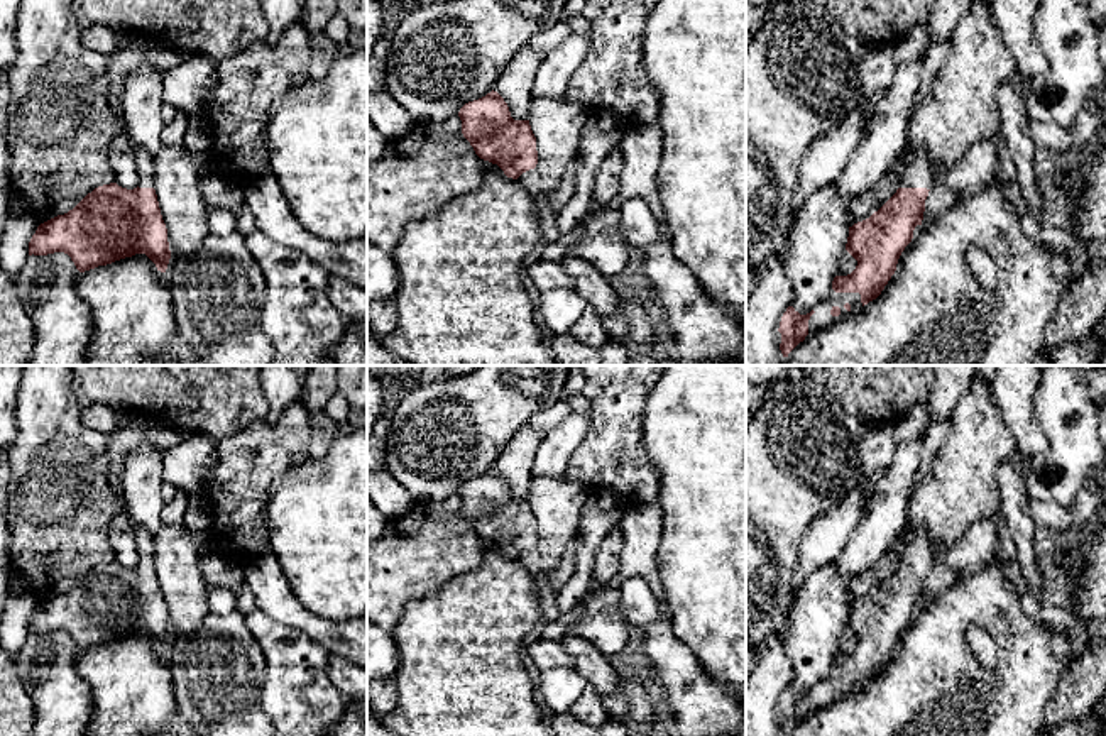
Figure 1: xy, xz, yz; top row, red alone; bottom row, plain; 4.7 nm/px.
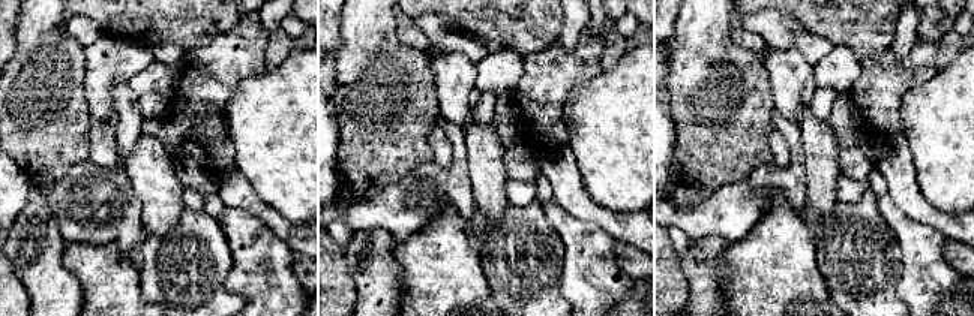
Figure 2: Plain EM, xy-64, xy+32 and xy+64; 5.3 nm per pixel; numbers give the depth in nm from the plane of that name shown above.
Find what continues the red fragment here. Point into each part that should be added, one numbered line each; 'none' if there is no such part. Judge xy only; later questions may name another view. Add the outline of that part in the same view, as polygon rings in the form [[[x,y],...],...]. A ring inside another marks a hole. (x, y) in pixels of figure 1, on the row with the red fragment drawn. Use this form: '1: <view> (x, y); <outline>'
1: xy (144, 159); [[[134,144],[134,149],[139,169],[139,188],[154,188],[154,156],[137,144]]]

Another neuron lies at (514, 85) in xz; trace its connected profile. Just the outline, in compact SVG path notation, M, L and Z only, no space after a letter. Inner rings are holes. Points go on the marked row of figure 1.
M524 46L512 56L494 85L494 91L504 98L514 120L529 120L533 83L541 59L529 46Z

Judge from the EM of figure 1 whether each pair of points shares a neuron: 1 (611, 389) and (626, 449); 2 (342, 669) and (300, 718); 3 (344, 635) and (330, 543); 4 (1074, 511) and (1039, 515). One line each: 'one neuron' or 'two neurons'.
1: one neuron
2: two neurons
3: two neurons
4: one neuron

